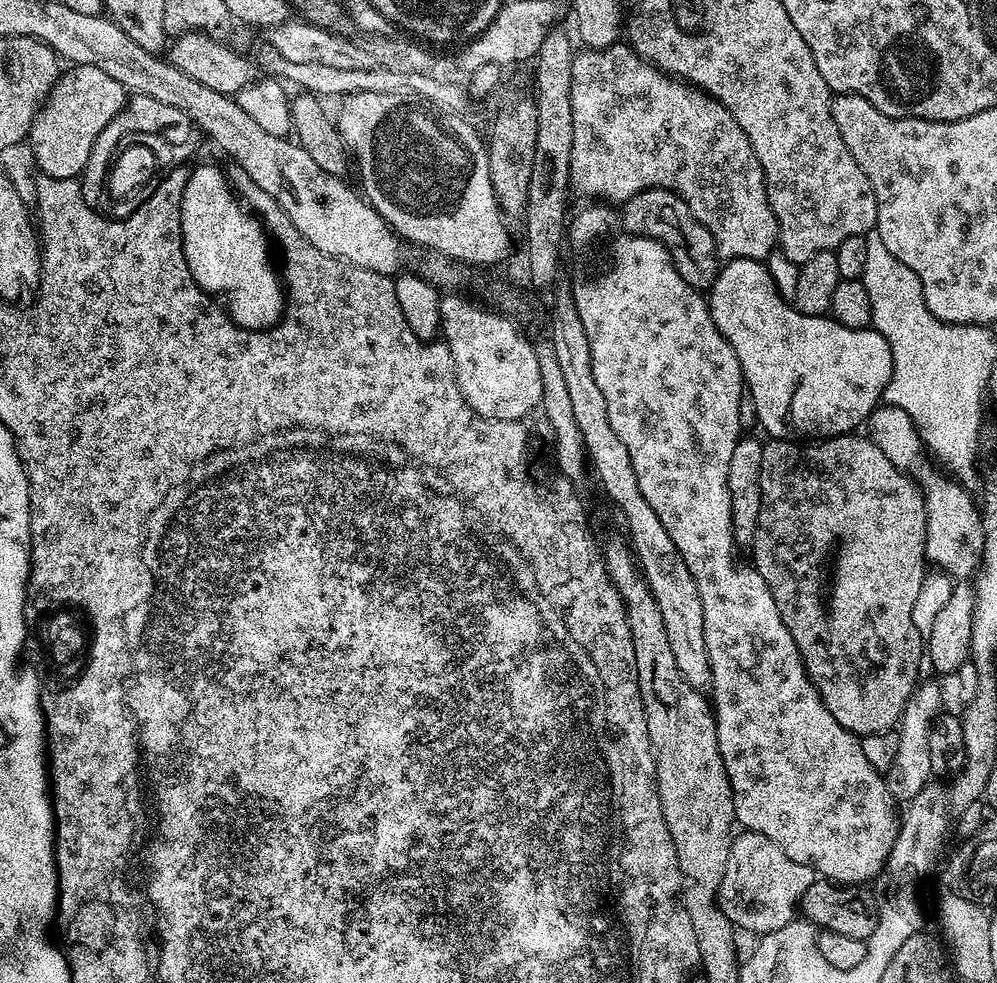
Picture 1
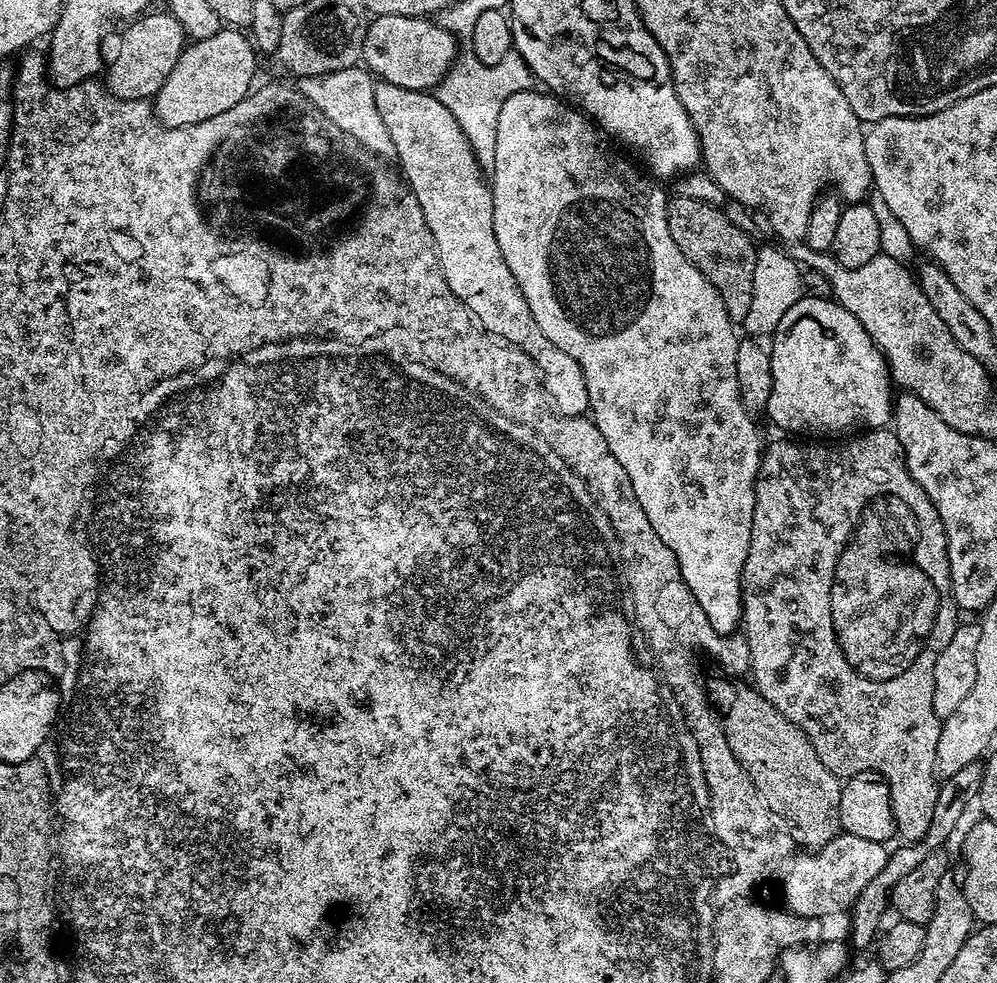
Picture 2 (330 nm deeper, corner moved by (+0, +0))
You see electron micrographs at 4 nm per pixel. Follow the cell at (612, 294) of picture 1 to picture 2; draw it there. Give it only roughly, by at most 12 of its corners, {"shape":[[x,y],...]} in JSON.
{"shape":[[544,90],[494,238],[710,626],[757,421],[669,193]]}

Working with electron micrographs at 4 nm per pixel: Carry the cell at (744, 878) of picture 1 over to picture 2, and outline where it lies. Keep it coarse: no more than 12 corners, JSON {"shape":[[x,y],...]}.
{"shape":[[844,832],[786,868],[783,907],[847,913],[886,866],[885,845]]}

